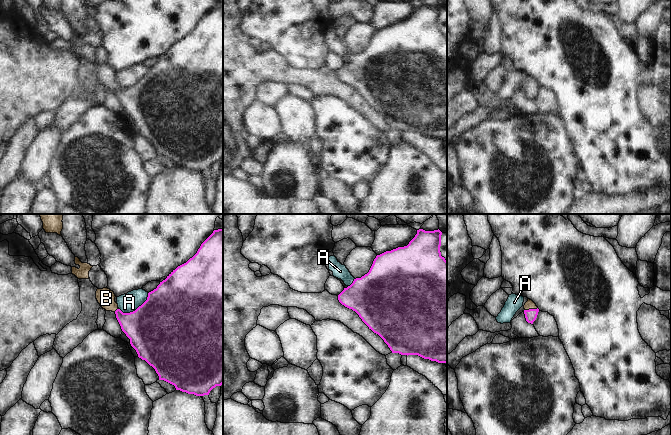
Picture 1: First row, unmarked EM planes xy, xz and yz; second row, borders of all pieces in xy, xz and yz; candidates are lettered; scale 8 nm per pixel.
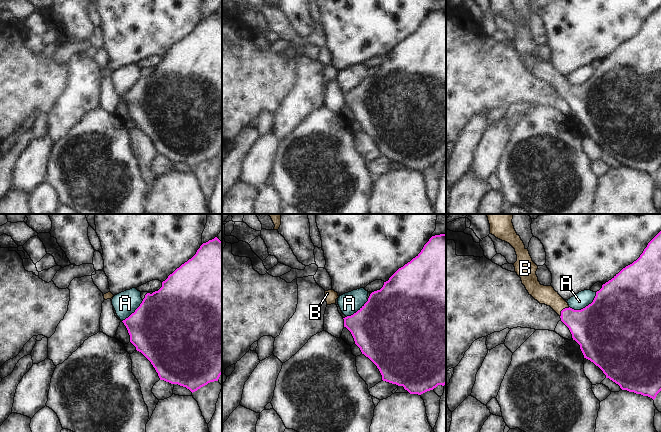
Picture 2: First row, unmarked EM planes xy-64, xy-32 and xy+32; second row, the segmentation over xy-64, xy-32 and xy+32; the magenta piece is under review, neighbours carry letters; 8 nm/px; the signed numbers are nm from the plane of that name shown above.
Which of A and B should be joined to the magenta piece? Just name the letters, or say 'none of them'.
B

